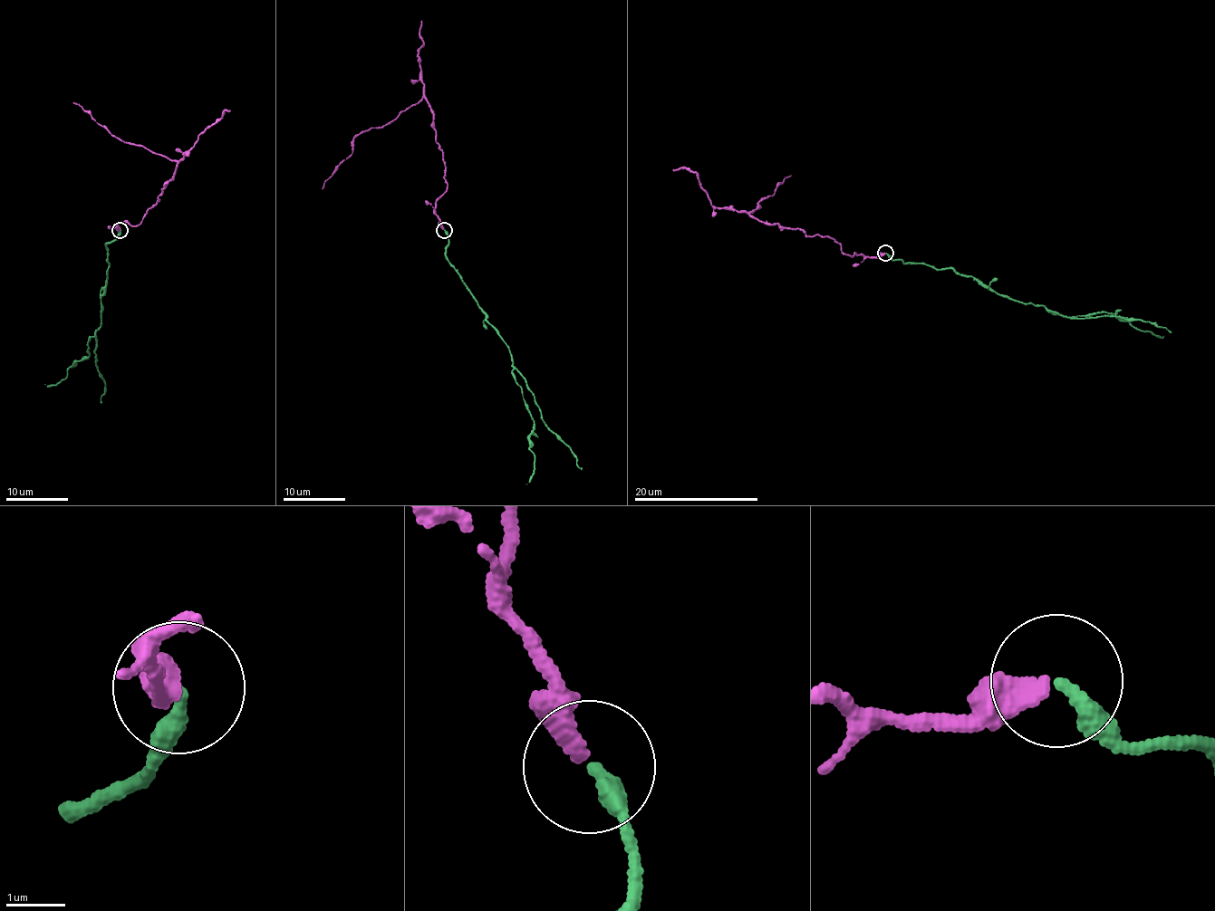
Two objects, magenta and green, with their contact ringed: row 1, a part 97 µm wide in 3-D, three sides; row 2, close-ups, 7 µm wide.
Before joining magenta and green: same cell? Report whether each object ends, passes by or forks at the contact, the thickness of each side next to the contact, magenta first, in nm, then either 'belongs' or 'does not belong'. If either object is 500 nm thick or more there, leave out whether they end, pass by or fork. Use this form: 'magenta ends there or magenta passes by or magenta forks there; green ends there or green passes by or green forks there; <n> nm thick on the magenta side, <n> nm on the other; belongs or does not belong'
magenta ends there; green ends there; 360 nm thick on the magenta side, 280 nm on the other; belongs

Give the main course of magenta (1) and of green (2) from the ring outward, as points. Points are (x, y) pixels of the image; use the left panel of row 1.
1: (120, 229), (117, 225), (122, 222), (139, 223), (155, 206), (178, 162), (120, 140), (74, 101)
2: (120, 229), (104, 245), (109, 266), (101, 321), (87, 340), (90, 356), (55, 385), (44, 384)

